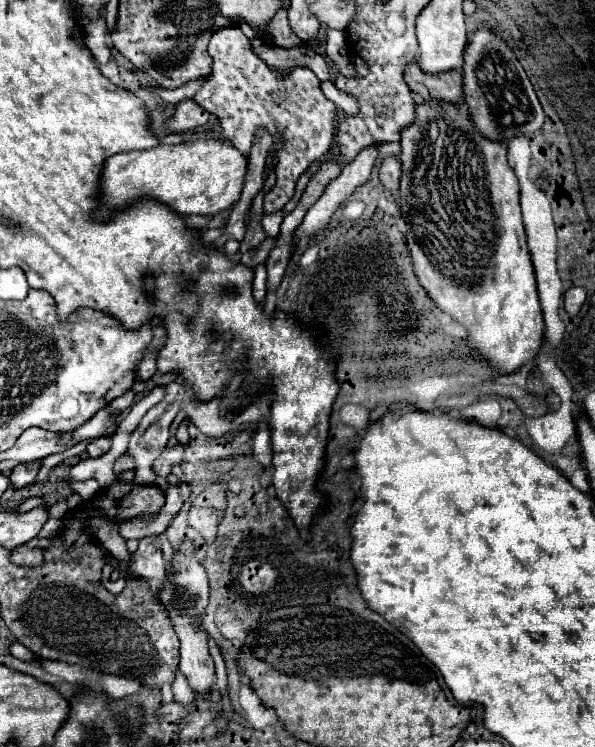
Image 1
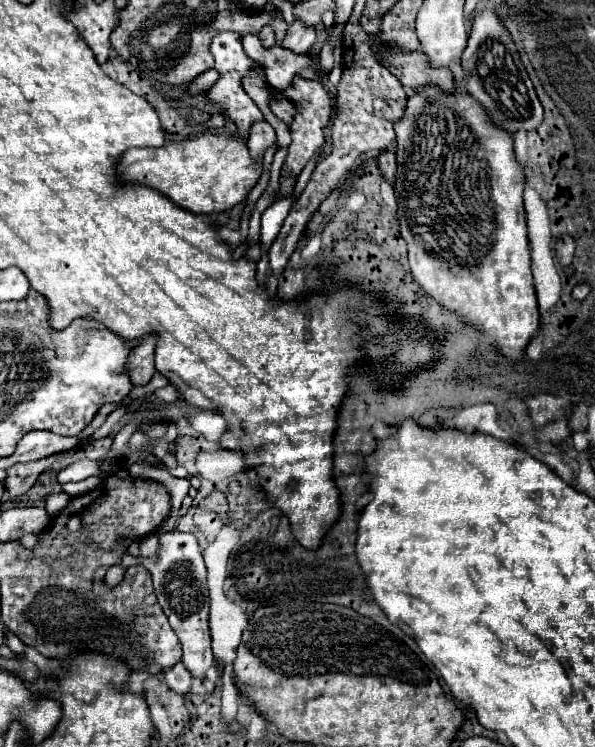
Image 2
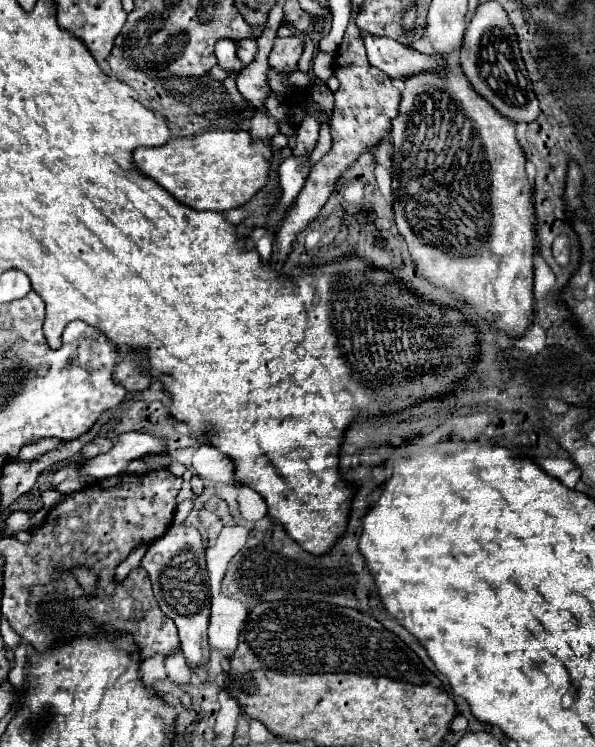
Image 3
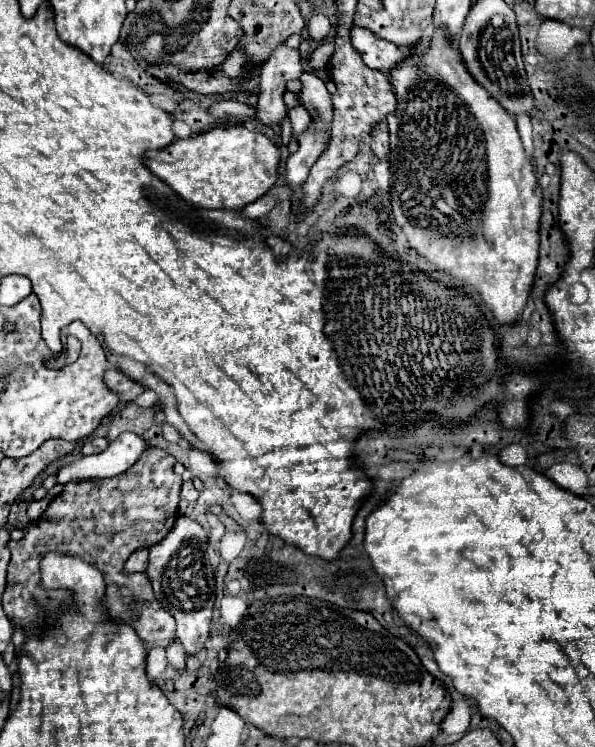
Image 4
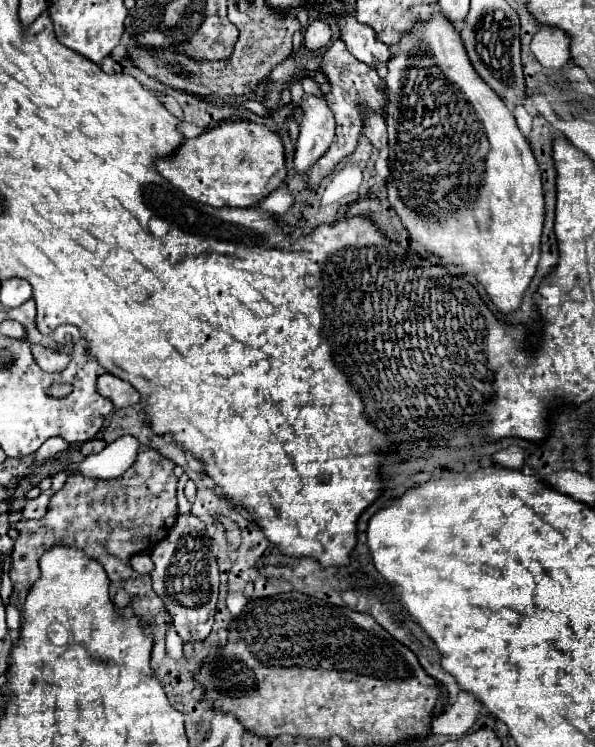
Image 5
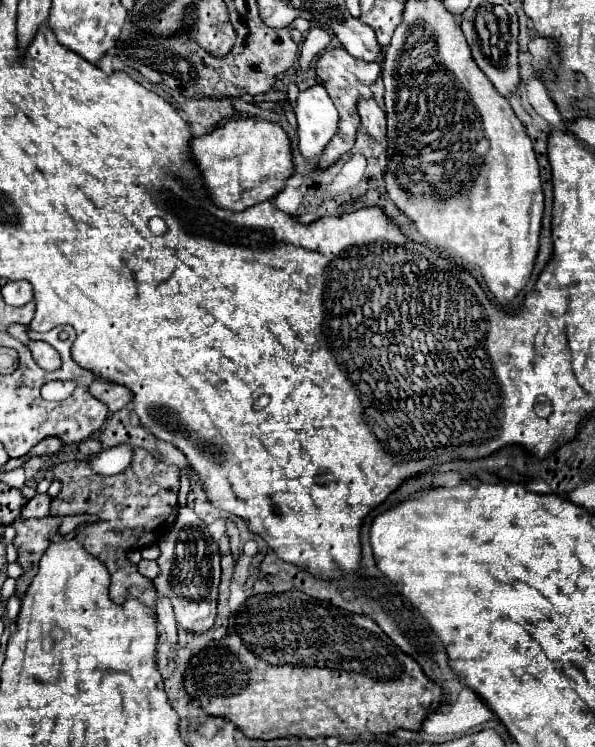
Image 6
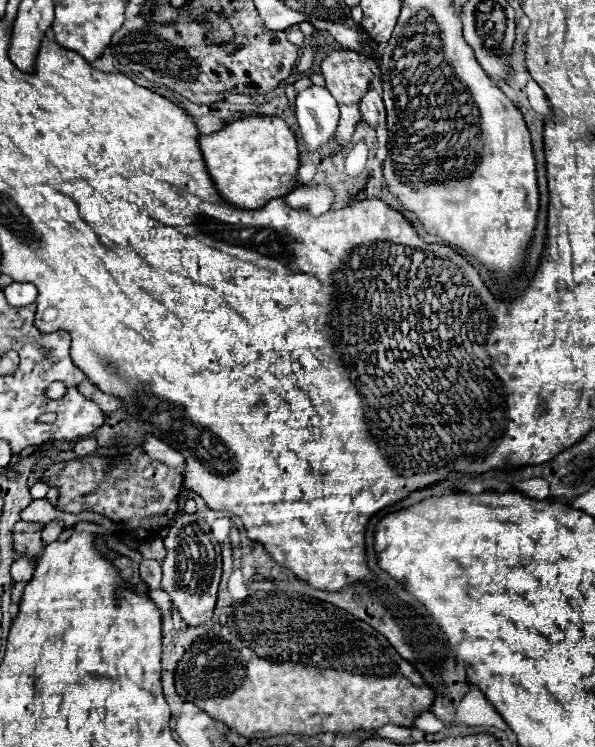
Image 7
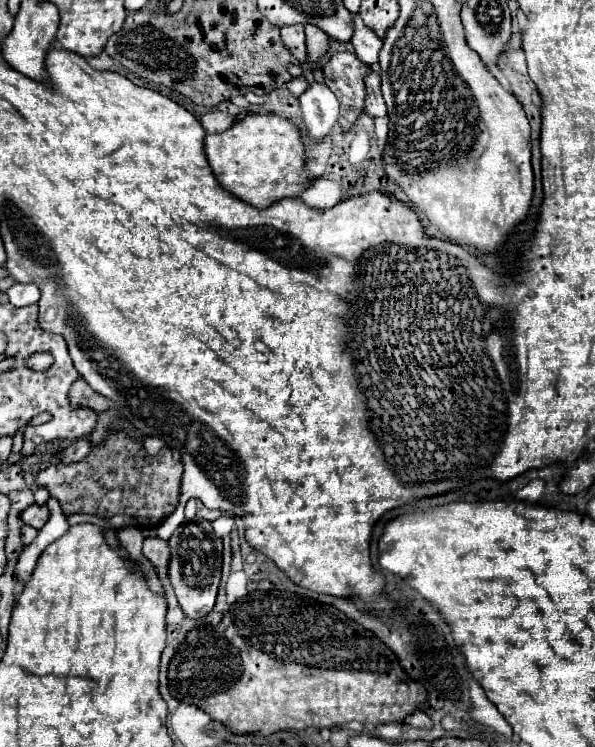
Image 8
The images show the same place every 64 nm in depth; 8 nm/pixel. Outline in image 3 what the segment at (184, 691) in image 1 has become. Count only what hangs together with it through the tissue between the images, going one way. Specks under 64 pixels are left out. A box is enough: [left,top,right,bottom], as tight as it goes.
[166,652,190,686]

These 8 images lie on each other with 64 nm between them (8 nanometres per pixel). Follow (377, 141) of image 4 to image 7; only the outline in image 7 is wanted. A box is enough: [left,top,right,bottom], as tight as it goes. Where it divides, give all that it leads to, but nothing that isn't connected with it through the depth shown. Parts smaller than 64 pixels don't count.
[360,88,386,128]

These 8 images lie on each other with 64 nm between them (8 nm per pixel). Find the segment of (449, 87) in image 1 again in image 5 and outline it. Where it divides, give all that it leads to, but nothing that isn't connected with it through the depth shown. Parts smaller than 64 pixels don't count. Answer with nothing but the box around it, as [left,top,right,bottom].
[338,16,392,68]

